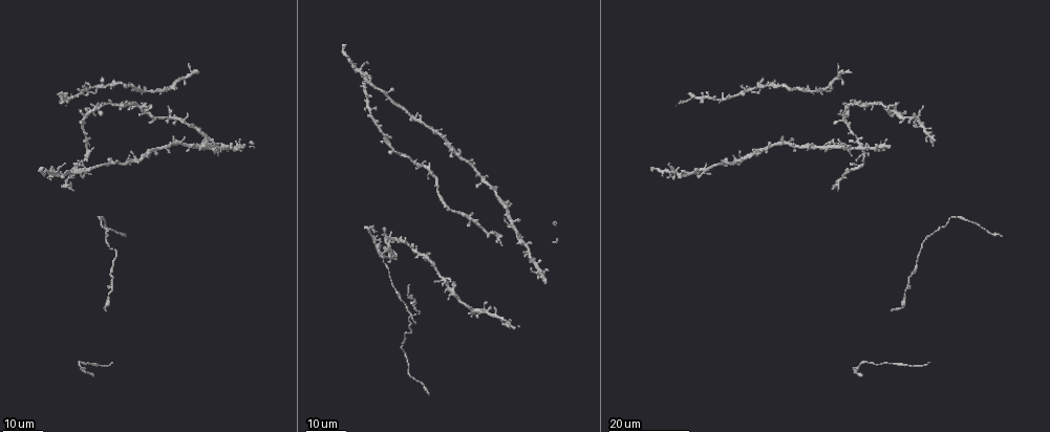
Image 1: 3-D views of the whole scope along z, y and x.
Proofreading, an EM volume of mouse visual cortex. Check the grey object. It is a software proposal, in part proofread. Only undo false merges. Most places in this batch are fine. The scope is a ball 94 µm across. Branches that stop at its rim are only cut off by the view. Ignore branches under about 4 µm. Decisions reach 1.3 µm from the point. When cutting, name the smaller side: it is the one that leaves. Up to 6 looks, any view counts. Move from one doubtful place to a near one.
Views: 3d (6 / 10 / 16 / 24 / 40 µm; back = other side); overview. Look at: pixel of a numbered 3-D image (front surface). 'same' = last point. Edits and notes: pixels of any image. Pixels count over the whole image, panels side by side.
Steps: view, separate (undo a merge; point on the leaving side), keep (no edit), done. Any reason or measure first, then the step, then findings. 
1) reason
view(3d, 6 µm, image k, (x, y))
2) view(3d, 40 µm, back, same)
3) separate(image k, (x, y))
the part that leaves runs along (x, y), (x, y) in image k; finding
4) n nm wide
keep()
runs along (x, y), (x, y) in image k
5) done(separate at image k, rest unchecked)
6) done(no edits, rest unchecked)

four or more arms meet
view(3d, 16 µm, image 1, (512, 229))

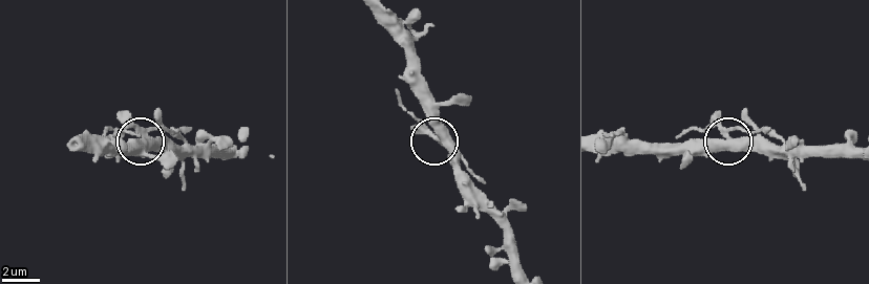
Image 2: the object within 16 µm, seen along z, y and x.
view(3d, 10 µm, image 2, (725, 132))

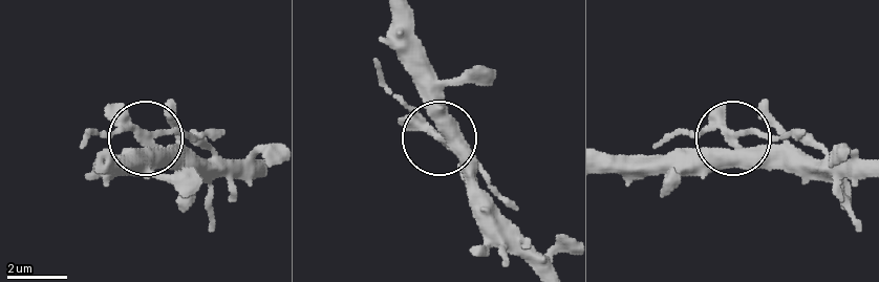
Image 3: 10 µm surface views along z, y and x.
4 arms
keep()
one cell here

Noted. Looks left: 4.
abrupt turn
view(3d, 16 µm, image 1, (937, 231))

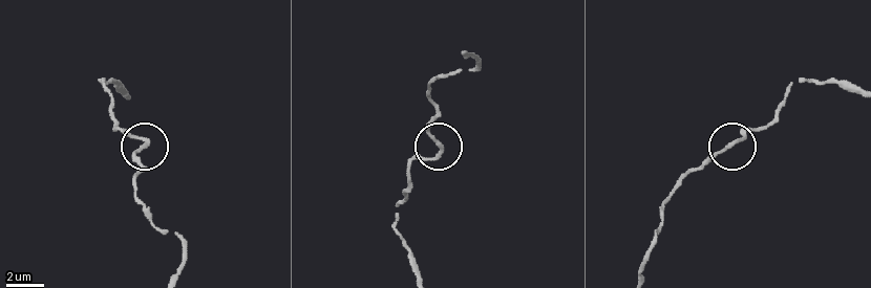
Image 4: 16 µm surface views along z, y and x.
view(3d, 10 µm, image 4, (441, 152))

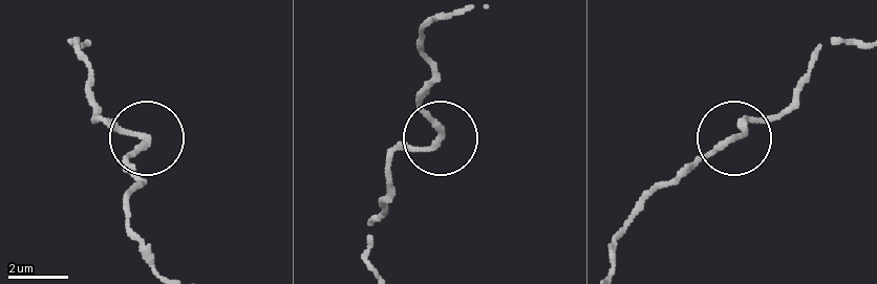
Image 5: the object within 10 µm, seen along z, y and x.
190 nm wide
keep()
one cell here

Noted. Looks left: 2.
four arms meet
view(3d, 24 µm, image 1, (836, 185))

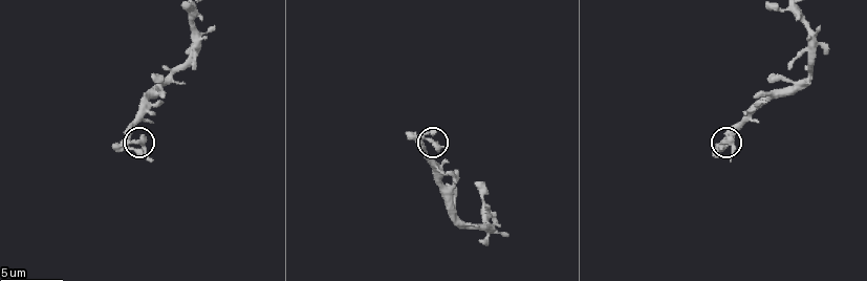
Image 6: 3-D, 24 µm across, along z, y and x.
closer look
view(3d, 6 µm, image 6, (428, 139))

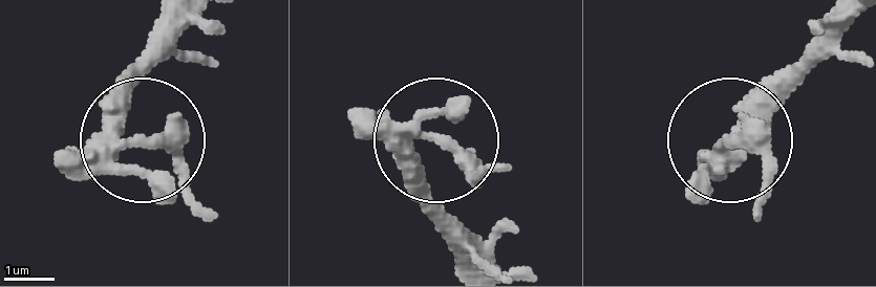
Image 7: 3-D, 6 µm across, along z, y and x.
keep()
runs along (848, 12), (731, 137) in image 7; all the same cell

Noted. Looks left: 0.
done(no edits, rest unchecked)

